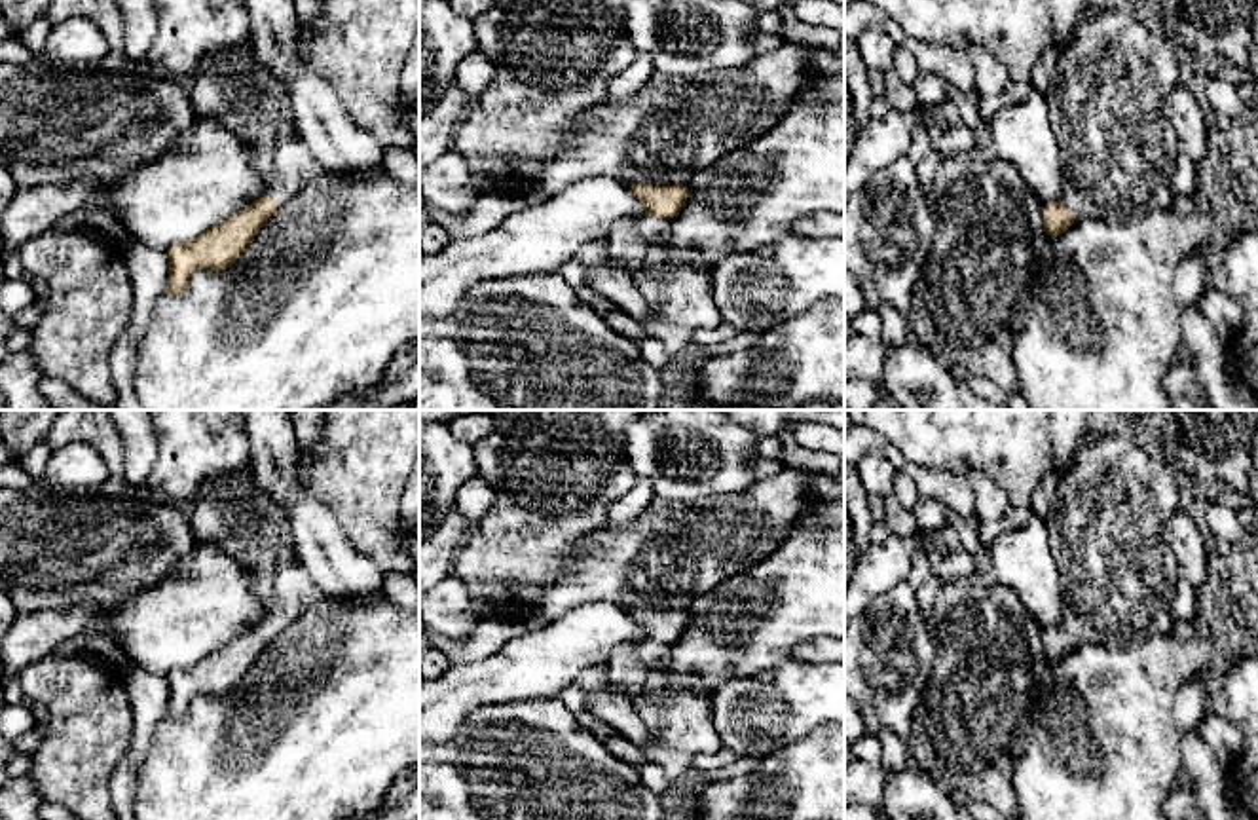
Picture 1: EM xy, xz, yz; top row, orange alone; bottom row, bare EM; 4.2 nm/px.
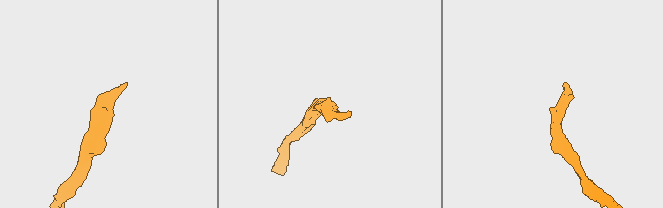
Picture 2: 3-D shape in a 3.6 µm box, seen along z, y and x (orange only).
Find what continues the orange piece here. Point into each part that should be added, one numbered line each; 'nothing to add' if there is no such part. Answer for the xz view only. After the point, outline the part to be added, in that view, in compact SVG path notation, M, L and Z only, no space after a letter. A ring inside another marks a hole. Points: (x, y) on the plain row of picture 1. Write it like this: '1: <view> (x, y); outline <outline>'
1: xz (628, 669); outline M651 640L634 647L617 647L607 661L611 687L632 700L638 699L645 691L649 672L668 659L672 647L674 643Z

